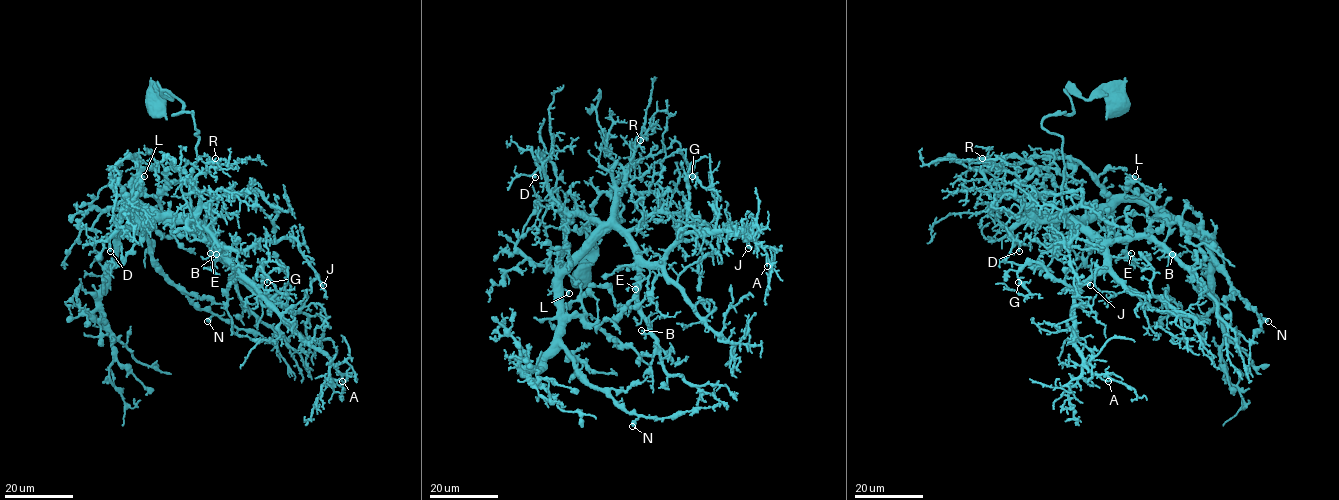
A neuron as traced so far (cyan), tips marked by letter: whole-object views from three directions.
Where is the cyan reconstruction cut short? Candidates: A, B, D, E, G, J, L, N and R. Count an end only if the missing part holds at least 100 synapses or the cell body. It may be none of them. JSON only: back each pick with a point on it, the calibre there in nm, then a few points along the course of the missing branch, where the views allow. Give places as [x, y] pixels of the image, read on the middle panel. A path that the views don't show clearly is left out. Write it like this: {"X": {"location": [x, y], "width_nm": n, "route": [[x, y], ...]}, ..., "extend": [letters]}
{"D": {"location": [535, 177], "width_nm": 400, "route": [[535, 177], [530, 186], [515, 187], [502, 204], [501, 218], [548, 268], [554, 300], [545, 291]]}, "extend": ["D"]}

